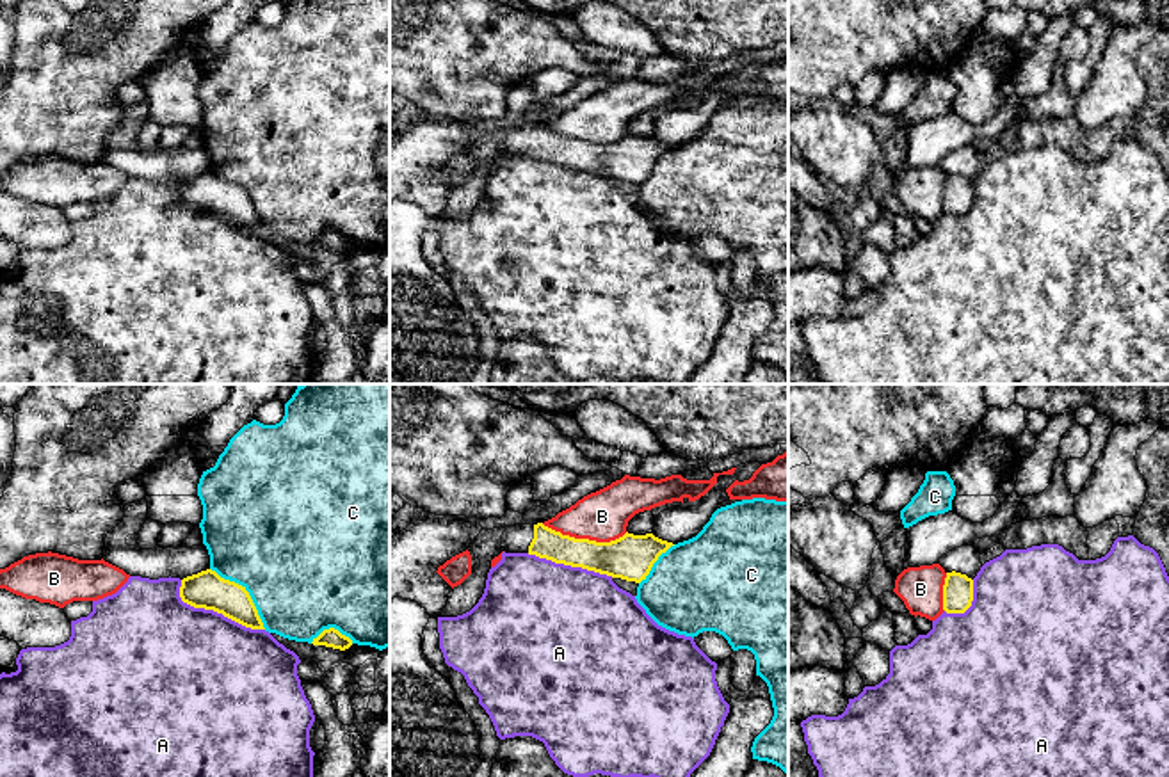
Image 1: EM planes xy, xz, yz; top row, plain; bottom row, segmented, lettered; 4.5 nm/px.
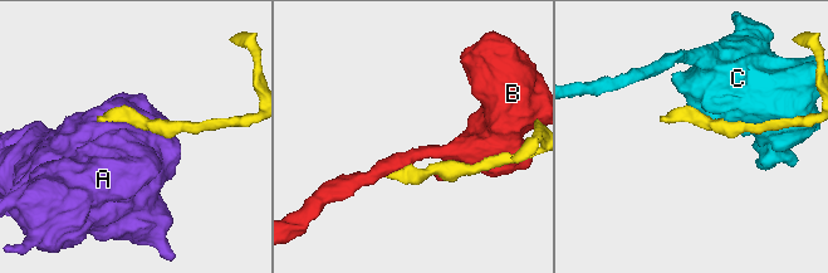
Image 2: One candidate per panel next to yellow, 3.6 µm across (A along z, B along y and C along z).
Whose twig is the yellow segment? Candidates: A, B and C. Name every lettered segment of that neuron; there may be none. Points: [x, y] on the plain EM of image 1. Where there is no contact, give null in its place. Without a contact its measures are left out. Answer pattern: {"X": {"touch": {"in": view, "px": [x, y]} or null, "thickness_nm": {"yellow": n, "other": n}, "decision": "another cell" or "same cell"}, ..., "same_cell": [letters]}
{"A": {"touch": {"in": "xy", "px": [214, 212]}, "thickness_nm": {"yellow": 170, "other": 480}, "decision": "another cell"}, "B": {"touch": {"in": "xz", "px": [584, 141]}, "thickness_nm": {"yellow": 200, "other": 240}, "decision": "another cell"}, "C": {"touch": {"in": "xy", "px": [248, 194]}, "thickness_nm": {"yellow": 170, "other": 500}, "decision": "another cell"}, "same_cell": []}

